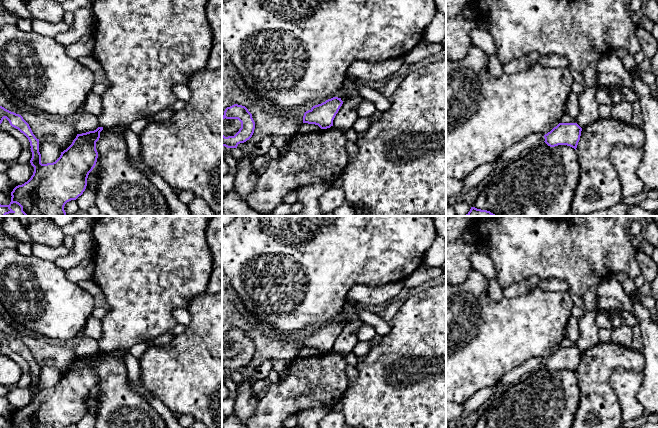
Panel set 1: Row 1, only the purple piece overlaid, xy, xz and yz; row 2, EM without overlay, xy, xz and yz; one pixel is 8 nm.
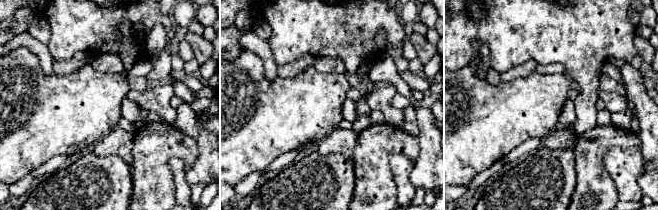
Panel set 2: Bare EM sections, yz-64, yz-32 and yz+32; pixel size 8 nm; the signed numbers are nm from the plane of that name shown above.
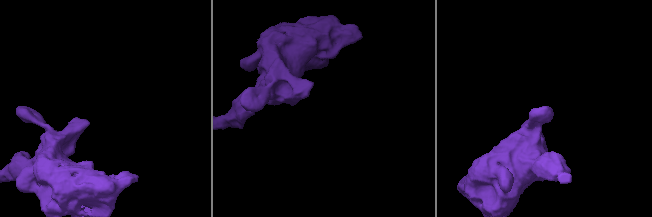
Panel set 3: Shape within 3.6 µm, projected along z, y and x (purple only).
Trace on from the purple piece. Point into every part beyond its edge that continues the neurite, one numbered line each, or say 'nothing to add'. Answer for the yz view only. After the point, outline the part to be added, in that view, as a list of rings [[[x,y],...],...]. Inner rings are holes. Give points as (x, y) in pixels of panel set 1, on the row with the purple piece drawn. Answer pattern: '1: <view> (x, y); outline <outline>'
nothing to add

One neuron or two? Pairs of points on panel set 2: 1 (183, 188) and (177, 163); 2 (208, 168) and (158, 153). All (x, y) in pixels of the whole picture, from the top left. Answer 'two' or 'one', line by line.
1: one
2: two

